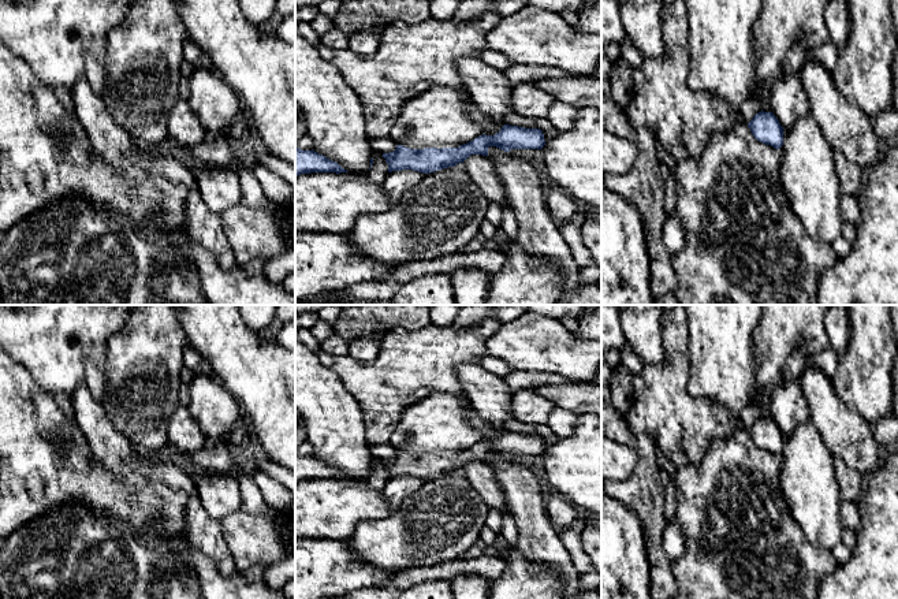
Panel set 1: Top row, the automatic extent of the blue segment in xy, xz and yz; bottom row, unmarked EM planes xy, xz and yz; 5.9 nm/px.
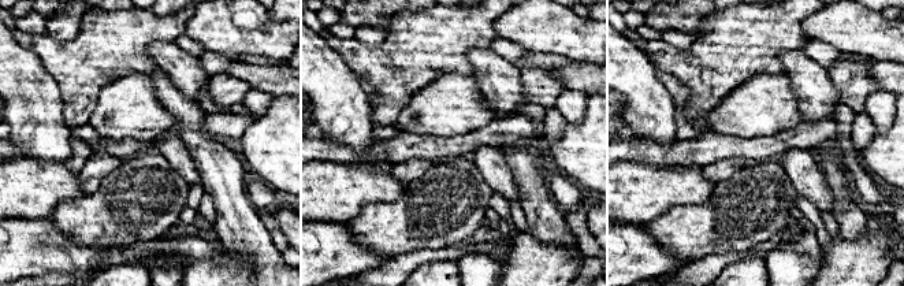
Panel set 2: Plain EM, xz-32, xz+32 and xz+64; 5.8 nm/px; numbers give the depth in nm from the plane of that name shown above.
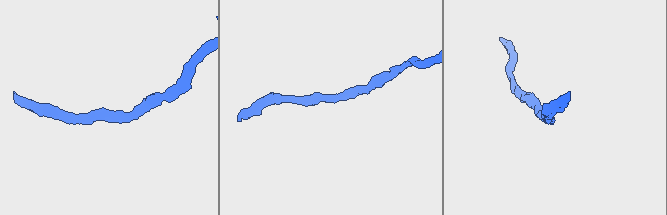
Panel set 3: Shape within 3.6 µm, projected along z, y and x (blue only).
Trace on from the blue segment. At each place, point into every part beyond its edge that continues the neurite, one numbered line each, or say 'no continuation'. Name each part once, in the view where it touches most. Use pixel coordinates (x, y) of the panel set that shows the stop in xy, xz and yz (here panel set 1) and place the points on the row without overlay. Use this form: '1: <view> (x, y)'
no continuation

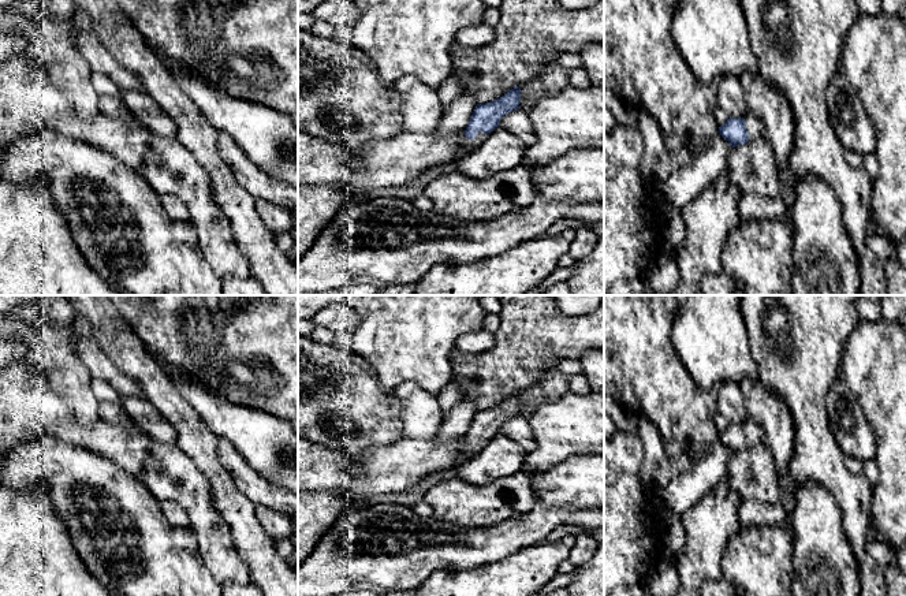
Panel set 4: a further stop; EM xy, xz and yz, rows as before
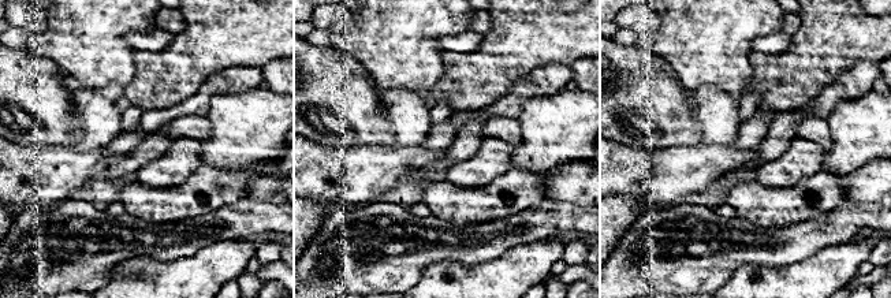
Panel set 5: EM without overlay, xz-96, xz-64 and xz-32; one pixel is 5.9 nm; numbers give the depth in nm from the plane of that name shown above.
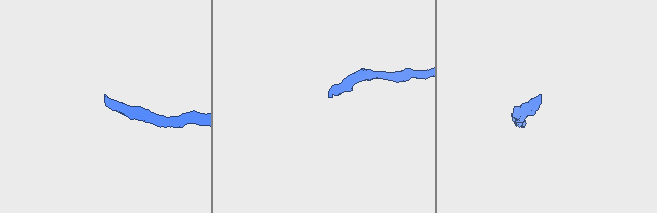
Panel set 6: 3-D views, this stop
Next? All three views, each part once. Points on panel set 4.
1: xz (472, 451)

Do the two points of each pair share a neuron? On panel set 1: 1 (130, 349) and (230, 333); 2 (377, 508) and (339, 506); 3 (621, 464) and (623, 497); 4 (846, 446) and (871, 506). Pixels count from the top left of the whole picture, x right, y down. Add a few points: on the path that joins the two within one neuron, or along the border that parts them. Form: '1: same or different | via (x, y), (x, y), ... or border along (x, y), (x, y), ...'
1: different | border along (179, 319), (181, 328), (189, 342)
2: same | via (368, 506), (349, 506)
3: different | border along (638, 456), (636, 468), (630, 475)
4: different | border along (880, 465), (871, 475)

